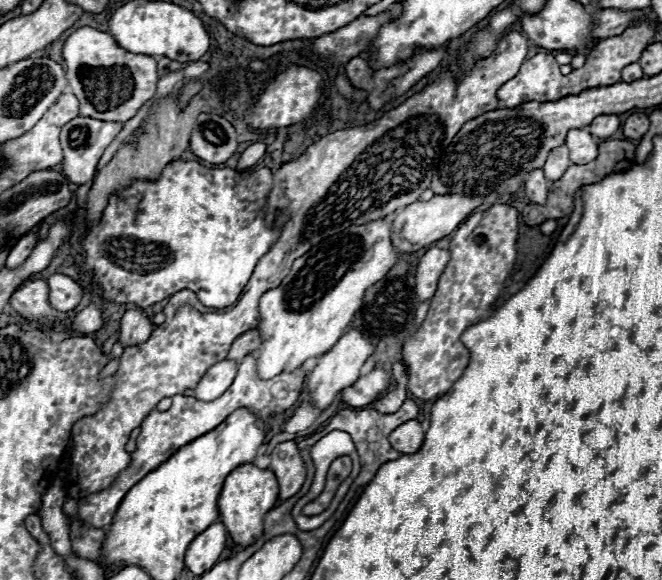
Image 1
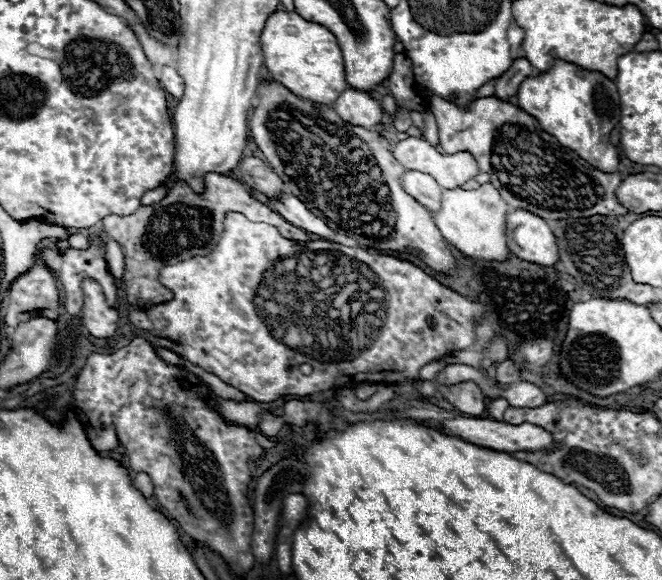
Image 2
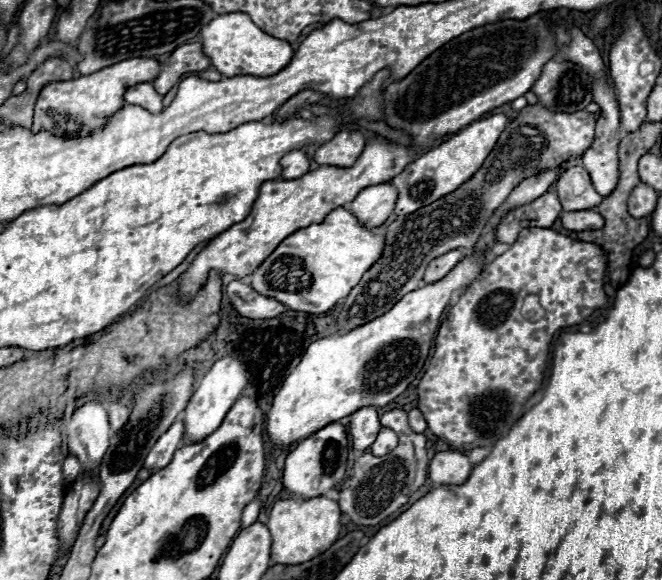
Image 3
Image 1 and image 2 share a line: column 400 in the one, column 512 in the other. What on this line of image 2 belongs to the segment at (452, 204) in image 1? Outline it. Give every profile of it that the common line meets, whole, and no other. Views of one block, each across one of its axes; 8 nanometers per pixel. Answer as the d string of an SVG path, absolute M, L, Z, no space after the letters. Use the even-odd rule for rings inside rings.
M510 210L506 214L506 240L514 256L540 266L554 266L558 260L556 236L548 222L528 210Z

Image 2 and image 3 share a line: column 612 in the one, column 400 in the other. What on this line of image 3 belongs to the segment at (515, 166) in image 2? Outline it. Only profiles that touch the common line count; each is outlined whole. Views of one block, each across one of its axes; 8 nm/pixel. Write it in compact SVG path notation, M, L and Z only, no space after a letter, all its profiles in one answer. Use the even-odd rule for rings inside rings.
M494 114L490 118L472 122L470 126L460 130L448 142L440 144L438 148L430 150L428 154L420 156L412 164L408 164L398 176L392 178L392 184L398 188L398 200L396 200L394 214L398 214L398 216L412 214L412 212L420 210L422 206L428 206L428 204L440 200L442 196L454 192L464 182L468 182L480 170L486 156L492 152L492 148L498 142L506 124L508 124L508 118L504 114Z

